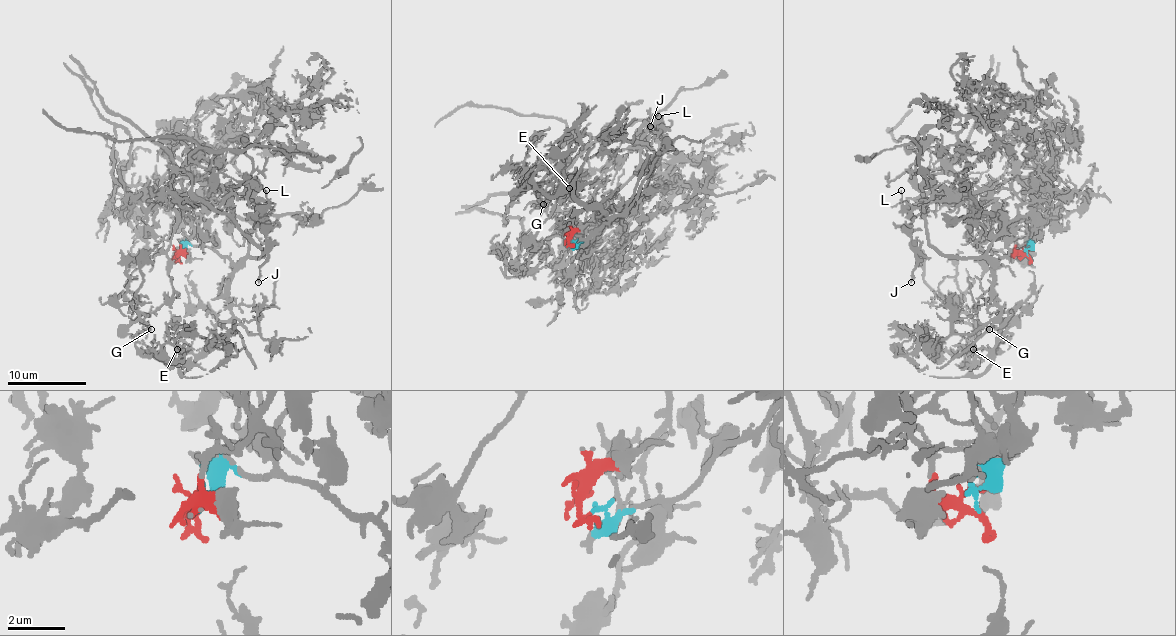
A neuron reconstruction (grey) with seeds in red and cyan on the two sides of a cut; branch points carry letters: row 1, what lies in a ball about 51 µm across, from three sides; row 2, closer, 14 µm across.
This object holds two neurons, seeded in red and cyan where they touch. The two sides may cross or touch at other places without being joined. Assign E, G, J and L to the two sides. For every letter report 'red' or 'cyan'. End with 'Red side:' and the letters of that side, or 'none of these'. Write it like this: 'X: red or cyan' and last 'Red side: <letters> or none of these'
E: cyan
G: cyan
J: red
L: red
Red side: J, L

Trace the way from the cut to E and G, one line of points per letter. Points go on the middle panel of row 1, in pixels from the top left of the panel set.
E: (571, 242), (597, 236), (626, 211), (620, 207), (624, 215), (610, 217), (587, 209), (569, 187)
G: (571, 242), (593, 240), (626, 211), (587, 209), (569, 187), (520, 189), (532, 187), (543, 205)

